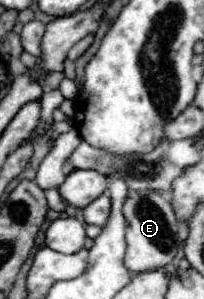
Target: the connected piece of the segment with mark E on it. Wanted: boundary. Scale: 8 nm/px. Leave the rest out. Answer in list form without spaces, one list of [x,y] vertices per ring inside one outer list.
[[[152,191],[146,197],[142,195],[130,195],[124,203],[124,219],[126,219],[126,257],[124,265],[132,273],[146,273],[166,267],[178,253],[180,239],[178,239],[178,219],[174,215],[174,209],[170,201],[166,201],[160,193]]]

